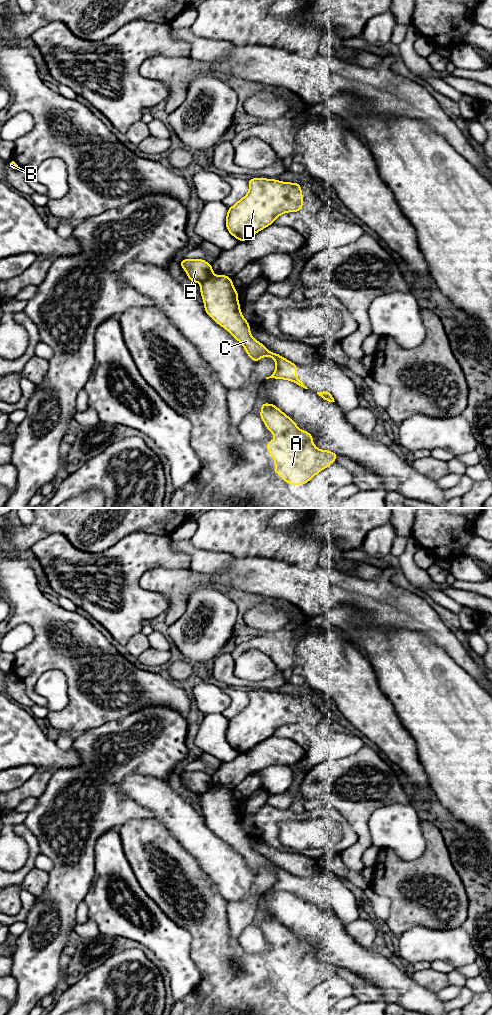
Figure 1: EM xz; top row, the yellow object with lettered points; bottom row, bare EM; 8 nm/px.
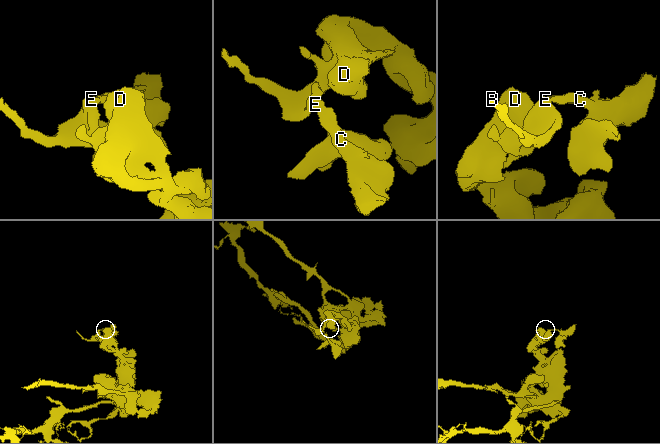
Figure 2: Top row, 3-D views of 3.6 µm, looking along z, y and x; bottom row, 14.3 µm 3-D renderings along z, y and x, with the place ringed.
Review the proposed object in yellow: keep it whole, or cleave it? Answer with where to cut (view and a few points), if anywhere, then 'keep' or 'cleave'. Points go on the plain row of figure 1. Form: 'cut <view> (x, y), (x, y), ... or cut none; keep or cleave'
cut xz (213, 786), (201, 795); cleave

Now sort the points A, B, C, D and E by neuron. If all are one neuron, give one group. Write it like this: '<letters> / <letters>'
A C / B D E

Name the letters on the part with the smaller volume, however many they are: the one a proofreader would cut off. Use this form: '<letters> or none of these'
A, C

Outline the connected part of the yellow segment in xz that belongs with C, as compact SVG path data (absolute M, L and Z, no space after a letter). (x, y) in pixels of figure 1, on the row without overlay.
M213 787L203 793L200 798L205 824L221 839L226 841L232 849L238 852L246 862L247 867L254 873L262 869L272 869L276 882L266 891L284 891L308 901L297 890L297 876L275 864L269 864L266 858L250 845L250 836L243 829L232 791L226 787Z

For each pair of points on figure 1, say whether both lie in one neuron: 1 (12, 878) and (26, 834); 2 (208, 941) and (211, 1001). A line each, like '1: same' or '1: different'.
1: same
2: same

